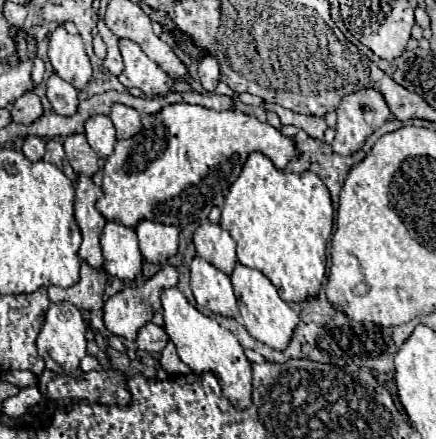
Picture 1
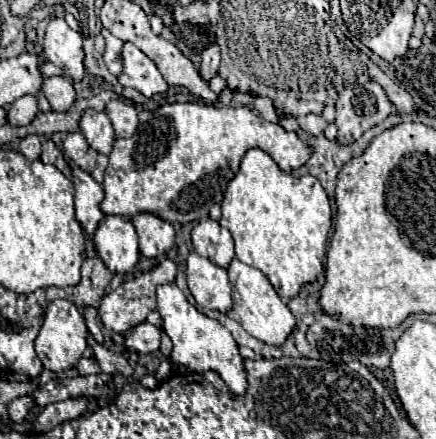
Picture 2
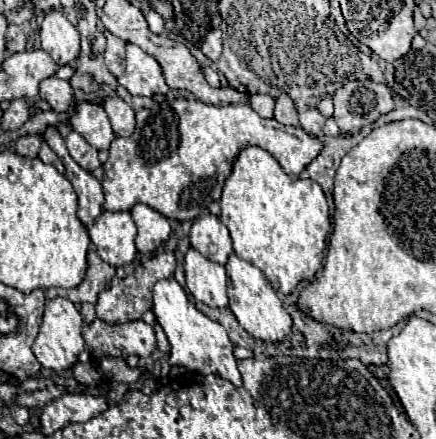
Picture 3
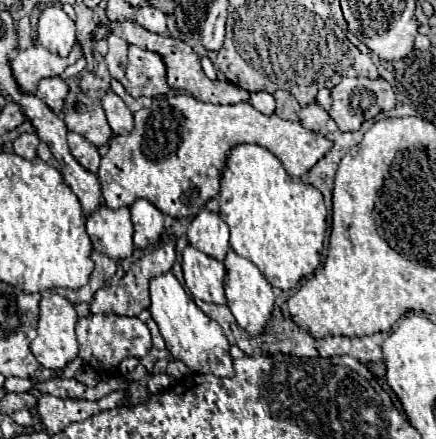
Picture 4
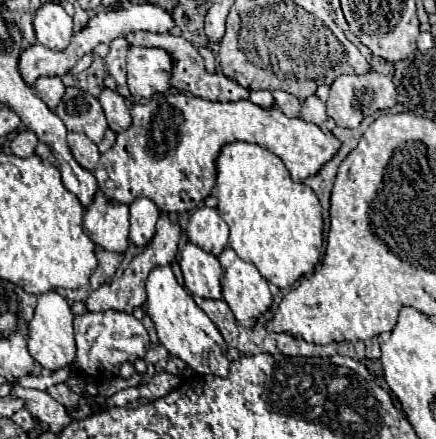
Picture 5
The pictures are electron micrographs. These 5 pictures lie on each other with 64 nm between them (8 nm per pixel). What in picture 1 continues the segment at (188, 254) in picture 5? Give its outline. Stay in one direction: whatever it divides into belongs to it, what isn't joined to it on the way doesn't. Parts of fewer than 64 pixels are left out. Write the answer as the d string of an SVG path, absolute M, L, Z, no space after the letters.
M194 256L194 260L190 262L190 288L198 306L222 316L238 314L230 276L222 270L216 270L200 256Z

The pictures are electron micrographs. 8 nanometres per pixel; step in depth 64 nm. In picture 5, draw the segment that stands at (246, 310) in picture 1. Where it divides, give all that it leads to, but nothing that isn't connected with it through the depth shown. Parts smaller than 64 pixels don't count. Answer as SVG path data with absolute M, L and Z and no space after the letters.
M224 248L218 256L224 270L222 296L232 308L238 322L252 326L254 320L264 314L272 304L268 282L262 280L258 268L236 256L232 248Z

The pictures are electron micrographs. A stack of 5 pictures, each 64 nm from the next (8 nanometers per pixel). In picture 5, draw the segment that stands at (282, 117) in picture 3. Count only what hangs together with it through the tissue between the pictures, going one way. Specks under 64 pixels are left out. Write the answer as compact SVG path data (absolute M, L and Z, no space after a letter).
M276 90L276 92L274 92L274 100L276 100L276 104L280 106L280 110L282 110L288 118L294 118L294 116L300 112L300 100L294 98L292 94L284 92L284 90Z

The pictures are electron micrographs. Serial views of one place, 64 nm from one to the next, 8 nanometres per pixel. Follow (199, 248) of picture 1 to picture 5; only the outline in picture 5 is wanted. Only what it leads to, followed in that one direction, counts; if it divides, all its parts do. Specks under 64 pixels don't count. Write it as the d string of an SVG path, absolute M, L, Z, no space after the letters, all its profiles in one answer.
M200 206L188 220L186 234L192 244L218 256L228 246L228 226L216 208Z

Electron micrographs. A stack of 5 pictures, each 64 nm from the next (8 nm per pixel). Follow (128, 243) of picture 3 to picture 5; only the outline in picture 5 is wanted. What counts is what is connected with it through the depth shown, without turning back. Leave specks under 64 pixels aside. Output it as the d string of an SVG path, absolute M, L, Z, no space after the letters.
M96 192L90 206L84 208L84 232L104 250L124 252L128 248L128 206L112 204L104 192Z

